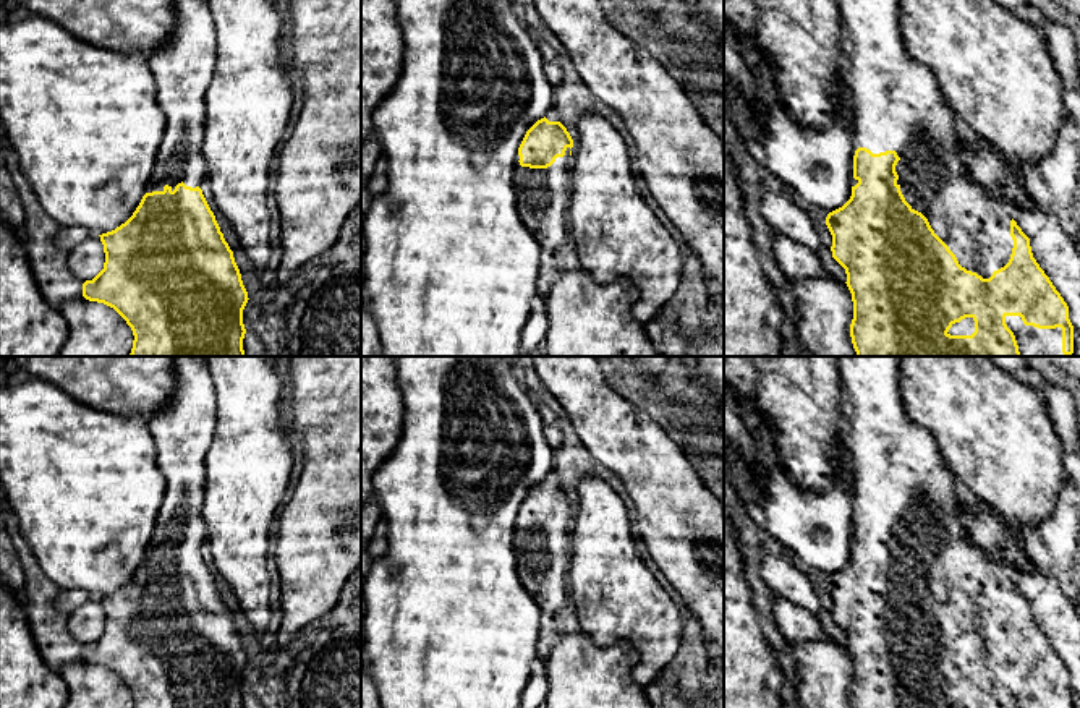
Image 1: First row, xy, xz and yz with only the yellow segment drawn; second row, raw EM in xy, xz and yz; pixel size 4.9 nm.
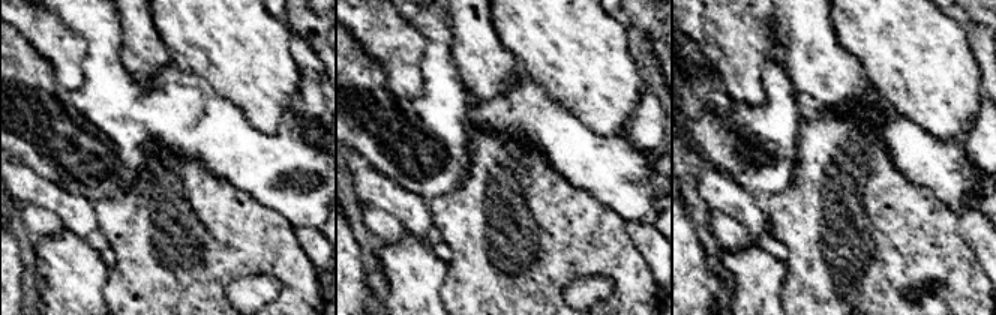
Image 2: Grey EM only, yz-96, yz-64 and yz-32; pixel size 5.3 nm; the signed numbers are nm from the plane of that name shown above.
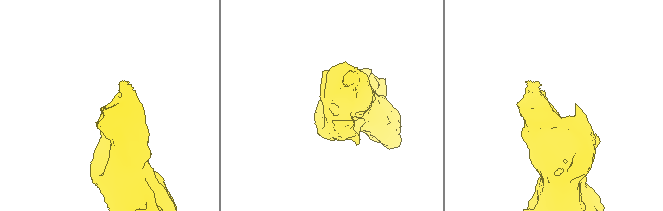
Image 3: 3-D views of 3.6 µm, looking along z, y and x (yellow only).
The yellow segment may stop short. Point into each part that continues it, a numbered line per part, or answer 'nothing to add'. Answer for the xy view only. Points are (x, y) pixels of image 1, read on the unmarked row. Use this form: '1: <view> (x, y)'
1: xy (183, 428)

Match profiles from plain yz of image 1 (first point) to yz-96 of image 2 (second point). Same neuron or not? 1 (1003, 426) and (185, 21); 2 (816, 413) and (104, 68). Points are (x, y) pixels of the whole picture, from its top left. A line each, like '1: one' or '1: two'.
1: one
2: two

